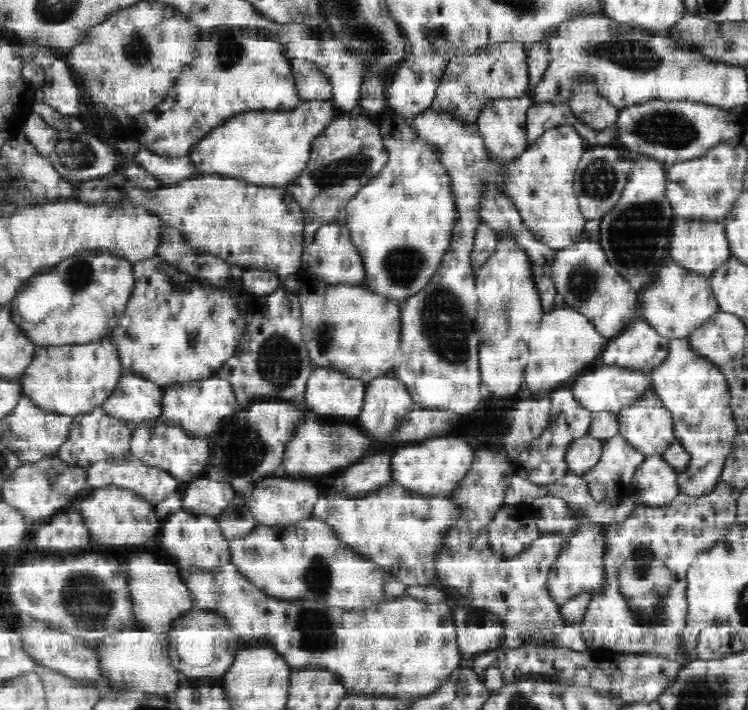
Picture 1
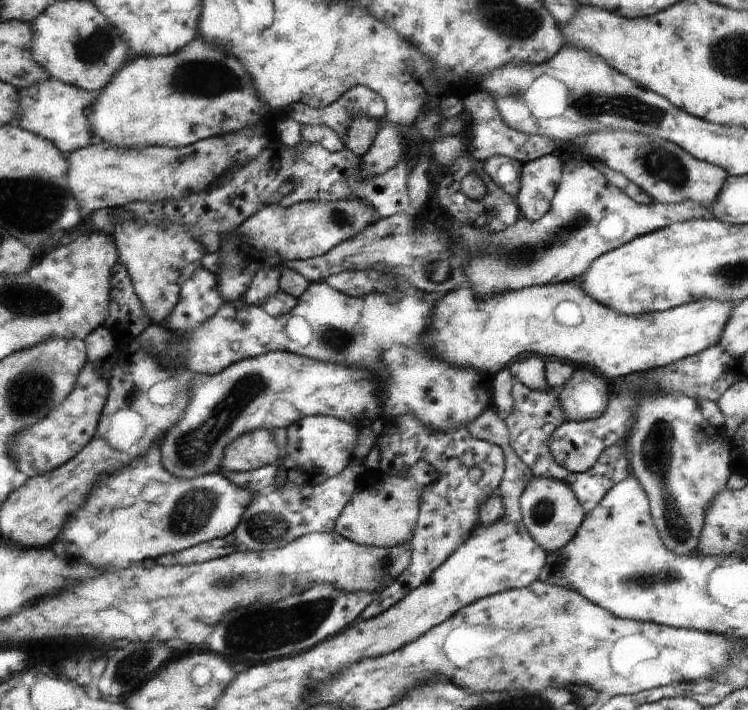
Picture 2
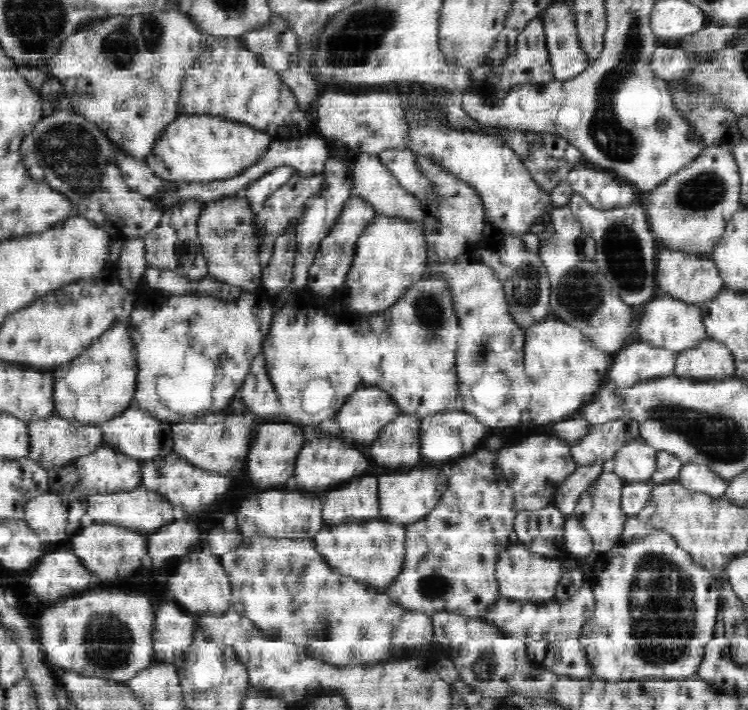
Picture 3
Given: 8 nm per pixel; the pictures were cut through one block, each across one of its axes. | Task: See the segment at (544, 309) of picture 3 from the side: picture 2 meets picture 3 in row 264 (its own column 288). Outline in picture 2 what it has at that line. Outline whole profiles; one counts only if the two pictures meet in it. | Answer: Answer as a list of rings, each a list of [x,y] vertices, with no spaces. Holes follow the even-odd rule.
[[[354,458],[346,470],[330,477],[321,485],[274,488],[257,494],[245,508],[244,518],[233,533],[214,541],[194,545],[180,553],[168,553],[158,557],[153,563],[165,567],[203,563],[236,551],[267,551],[286,546],[304,535],[332,532],[335,530],[336,519],[360,486],[360,477],[367,470],[364,461],[360,462]]]

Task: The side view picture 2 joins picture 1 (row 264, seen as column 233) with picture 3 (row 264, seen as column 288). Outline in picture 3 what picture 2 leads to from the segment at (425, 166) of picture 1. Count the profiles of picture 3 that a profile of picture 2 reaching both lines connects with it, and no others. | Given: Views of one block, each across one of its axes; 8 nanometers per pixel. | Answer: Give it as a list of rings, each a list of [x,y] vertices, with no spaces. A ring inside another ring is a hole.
[[[375,214],[358,238],[351,270],[345,281],[346,288],[348,288],[348,303],[344,303],[344,306],[348,310],[354,310],[357,315],[366,316],[366,314],[384,312],[397,303],[416,281],[426,276],[426,263],[427,242],[422,227],[416,221],[402,217],[402,215]]]

